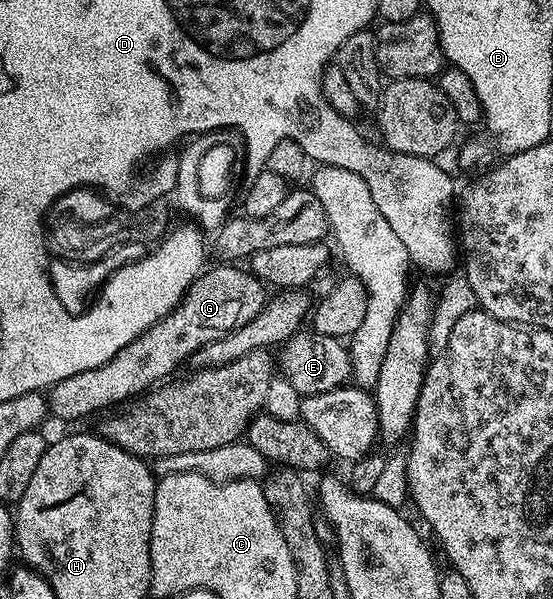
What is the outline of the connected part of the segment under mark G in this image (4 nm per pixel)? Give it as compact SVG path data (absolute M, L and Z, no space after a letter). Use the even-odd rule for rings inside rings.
M222 265L219 269L207 268L190 285L190 289L182 296L182 302L172 310L167 317L160 319L148 331L144 331L128 347L116 351L108 363L100 367L92 367L92 371L80 371L80 375L72 375L68 379L60 379L60 383L50 386L48 390L48 409L62 421L78 421L81 417L88 417L100 409L106 409L109 405L121 406L147 391L153 390L159 383L165 382L166 377L173 369L185 366L190 356L200 347L212 343L212 339L220 339L228 335L239 325L248 323L260 315L260 311L266 306L268 289L254 274L245 268L233 269L230 265Z

